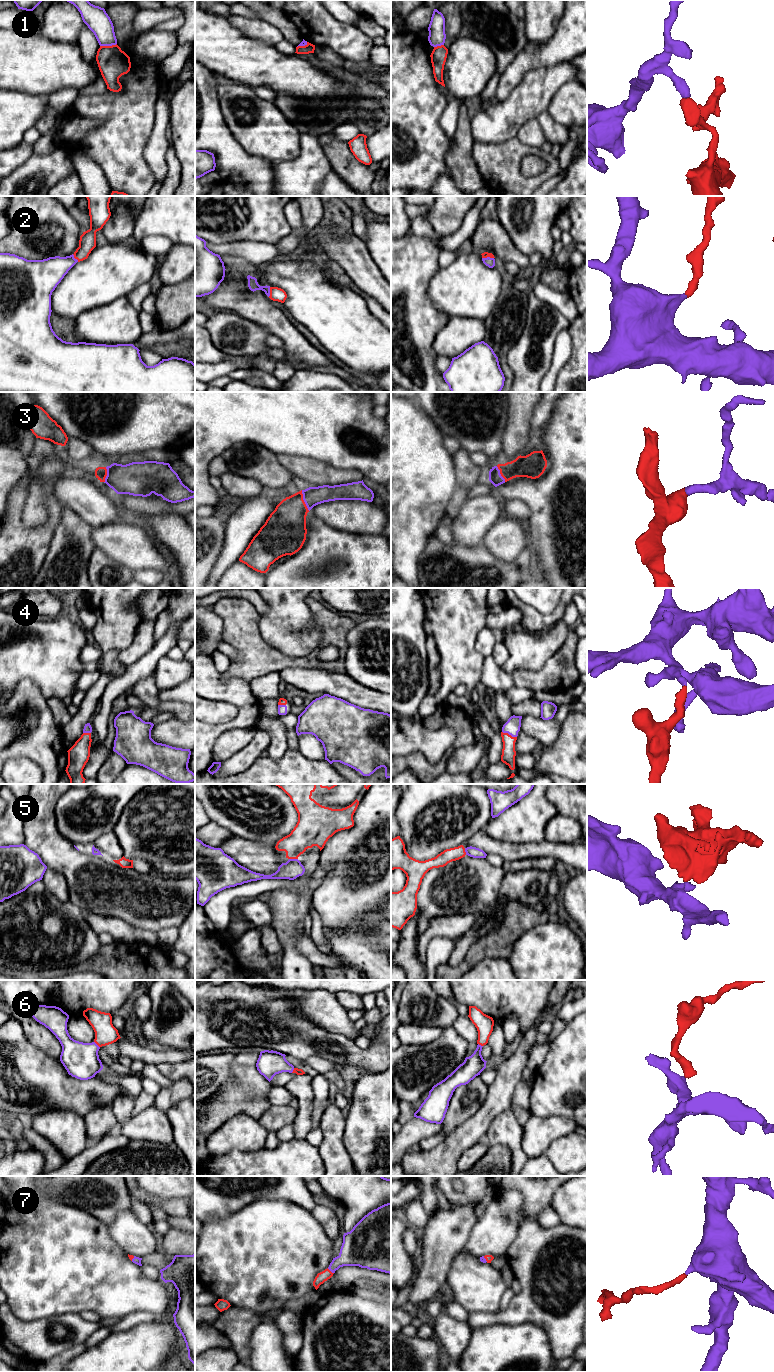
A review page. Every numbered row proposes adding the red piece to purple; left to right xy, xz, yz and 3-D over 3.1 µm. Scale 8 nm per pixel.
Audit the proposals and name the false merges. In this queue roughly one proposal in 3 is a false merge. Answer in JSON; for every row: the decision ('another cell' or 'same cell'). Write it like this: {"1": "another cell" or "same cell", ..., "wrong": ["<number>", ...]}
{"1": "another cell", "2": "same cell", "3": "same cell", "4": "same cell", "5": "same cell", "6": "same cell", "7": "same cell", "wrong": ["1"]}

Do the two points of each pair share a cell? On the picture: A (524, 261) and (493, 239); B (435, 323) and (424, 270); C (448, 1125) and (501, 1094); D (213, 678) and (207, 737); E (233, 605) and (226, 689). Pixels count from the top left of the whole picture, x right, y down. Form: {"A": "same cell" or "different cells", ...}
{"A": "same cell", "B": "same cell", "C": "different cells", "D": "same cell", "E": "different cells"}

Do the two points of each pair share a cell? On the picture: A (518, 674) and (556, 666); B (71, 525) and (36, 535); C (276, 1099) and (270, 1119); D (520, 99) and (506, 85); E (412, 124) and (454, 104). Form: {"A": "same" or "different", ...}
{"A": "same", "B": "different", "C": "different", "D": "different", "E": "different"}

